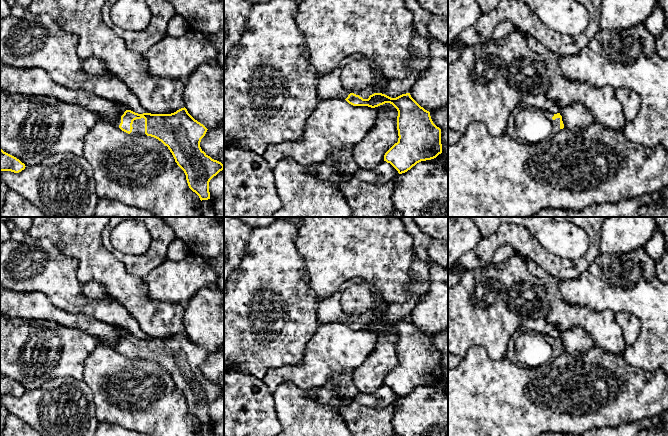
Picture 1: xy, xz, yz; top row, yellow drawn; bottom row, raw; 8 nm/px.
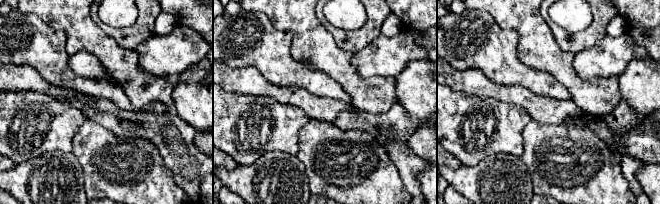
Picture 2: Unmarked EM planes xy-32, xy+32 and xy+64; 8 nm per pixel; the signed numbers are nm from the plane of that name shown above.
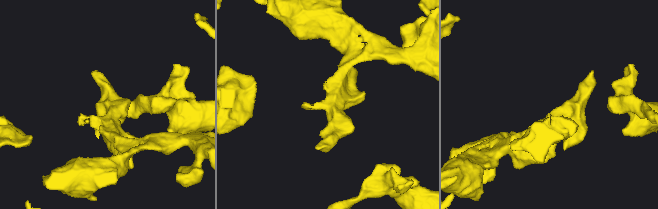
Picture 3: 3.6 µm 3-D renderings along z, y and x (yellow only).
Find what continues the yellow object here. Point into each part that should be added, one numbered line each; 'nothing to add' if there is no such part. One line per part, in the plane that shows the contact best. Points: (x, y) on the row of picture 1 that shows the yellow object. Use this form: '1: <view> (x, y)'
1: xy (138, 125)

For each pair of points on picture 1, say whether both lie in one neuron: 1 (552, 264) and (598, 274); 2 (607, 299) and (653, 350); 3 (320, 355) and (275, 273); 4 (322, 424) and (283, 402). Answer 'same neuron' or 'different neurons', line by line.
1: different neurons
2: same neuron
3: different neurons
4: same neuron

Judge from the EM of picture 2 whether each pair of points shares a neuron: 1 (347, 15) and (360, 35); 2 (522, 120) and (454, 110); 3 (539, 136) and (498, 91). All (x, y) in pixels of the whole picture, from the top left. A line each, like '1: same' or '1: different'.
1: different
2: same
3: different

